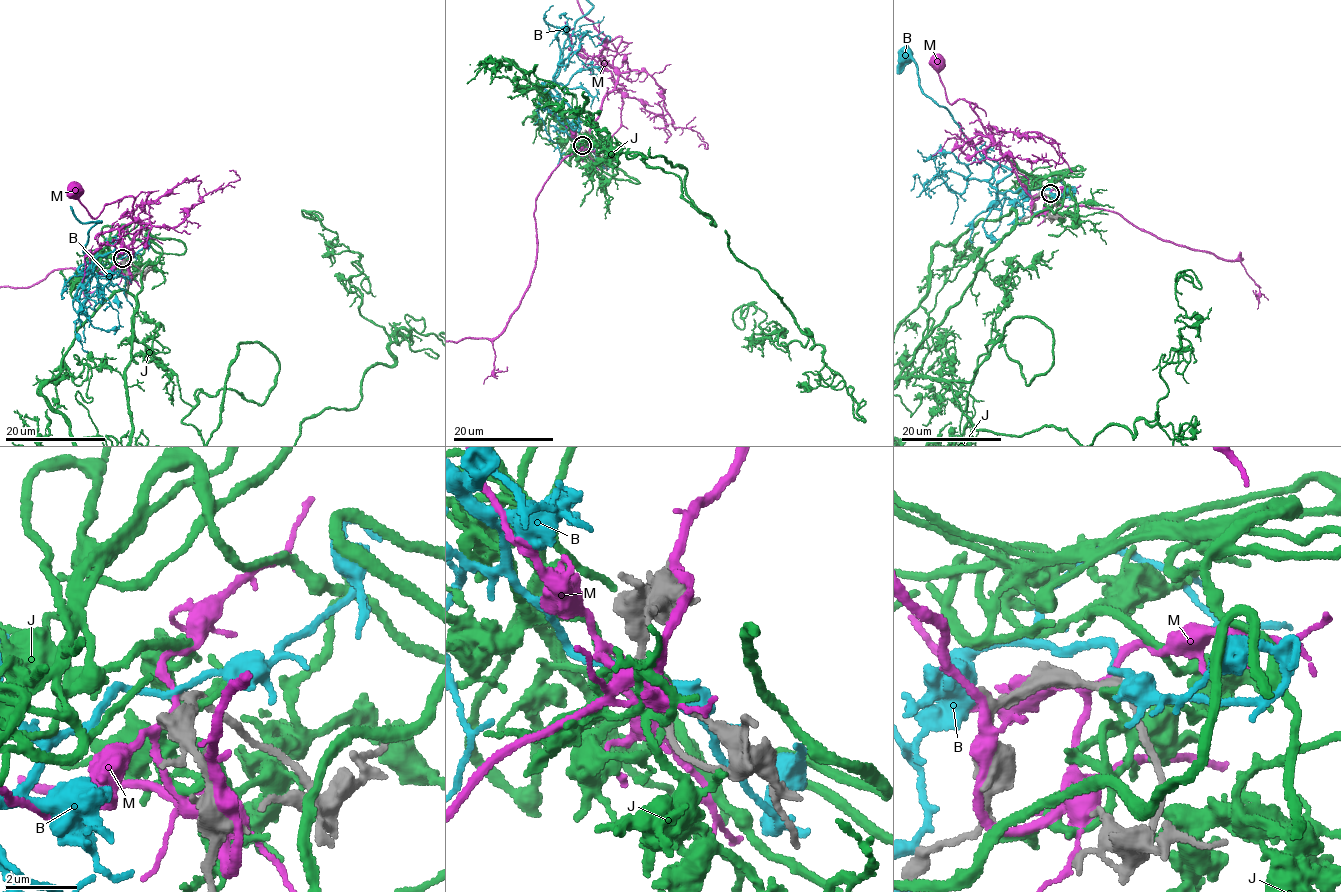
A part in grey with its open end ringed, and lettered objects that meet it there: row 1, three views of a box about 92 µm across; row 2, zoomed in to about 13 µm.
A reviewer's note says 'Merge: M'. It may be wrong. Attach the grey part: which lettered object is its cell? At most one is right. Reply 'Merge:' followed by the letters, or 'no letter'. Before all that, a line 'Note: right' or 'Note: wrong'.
Note: wrong
Merge: B

